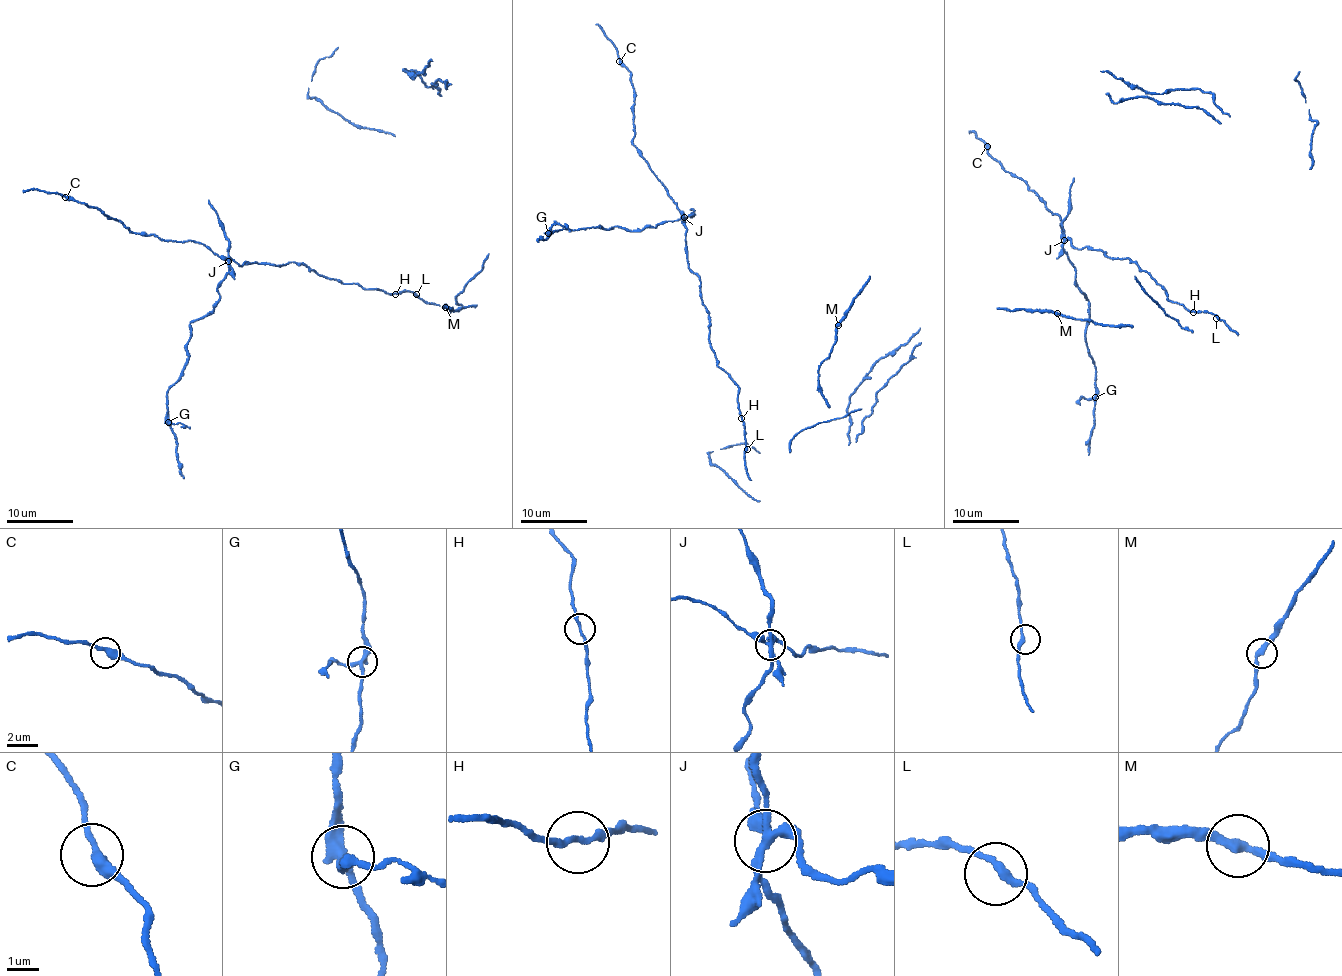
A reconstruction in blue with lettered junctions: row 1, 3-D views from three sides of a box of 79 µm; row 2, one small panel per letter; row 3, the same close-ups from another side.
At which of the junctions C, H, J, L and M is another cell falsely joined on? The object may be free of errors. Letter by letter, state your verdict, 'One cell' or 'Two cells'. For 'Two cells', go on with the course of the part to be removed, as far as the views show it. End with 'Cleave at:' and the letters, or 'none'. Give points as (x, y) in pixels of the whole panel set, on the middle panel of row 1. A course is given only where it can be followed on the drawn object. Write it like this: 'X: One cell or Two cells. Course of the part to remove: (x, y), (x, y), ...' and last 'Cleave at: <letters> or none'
C: One cell
H: One cell
J: Two cells. Course of the part to remove: (684, 218), (632, 231), (617, 226), (560, 230), (547, 233), (547, 238), (536, 239), (538, 242)
L: One cell
M: One cell
Cleave at: J

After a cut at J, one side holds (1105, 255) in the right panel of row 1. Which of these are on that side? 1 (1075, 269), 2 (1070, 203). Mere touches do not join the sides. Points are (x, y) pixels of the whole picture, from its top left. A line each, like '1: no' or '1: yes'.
1: no
2: no

